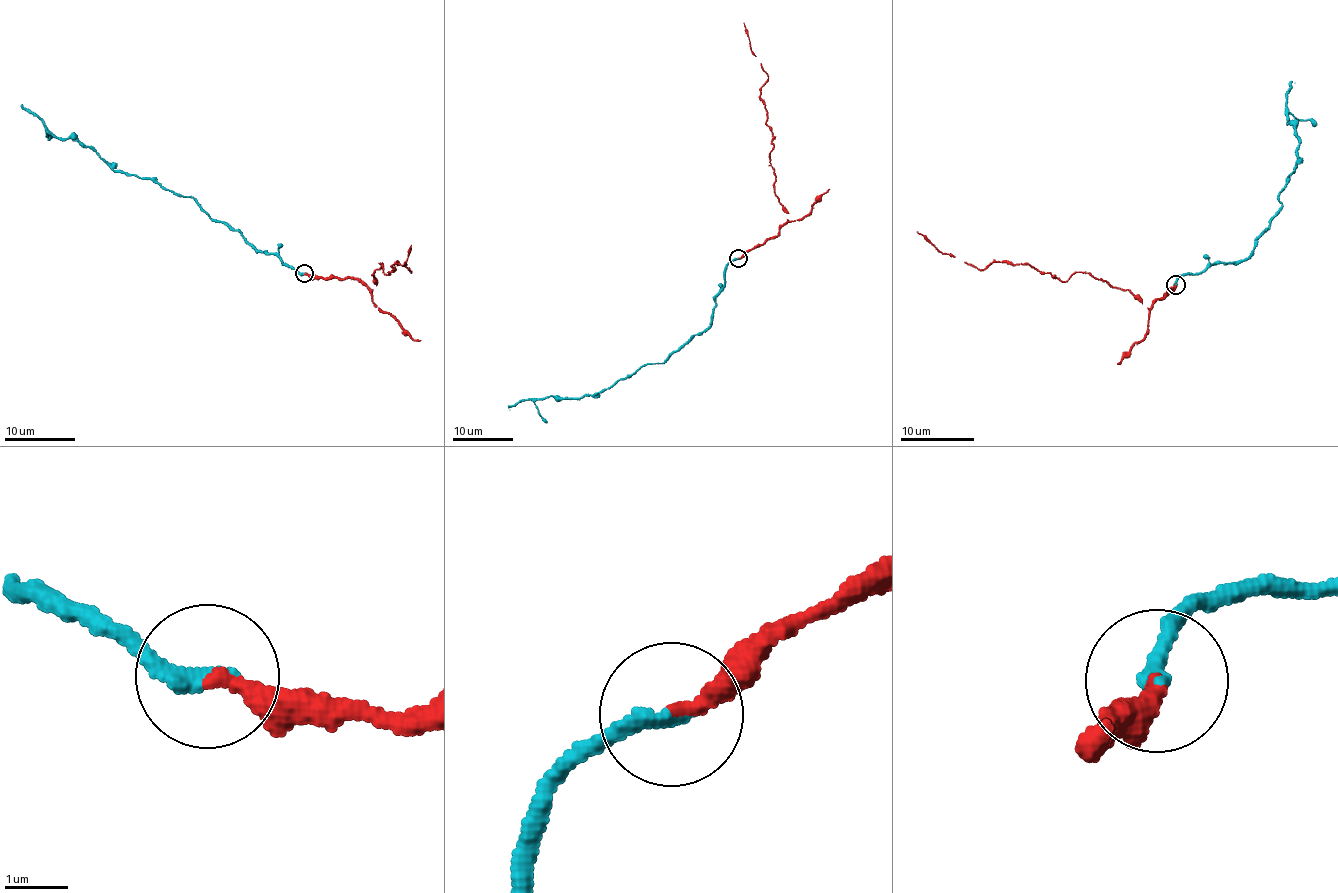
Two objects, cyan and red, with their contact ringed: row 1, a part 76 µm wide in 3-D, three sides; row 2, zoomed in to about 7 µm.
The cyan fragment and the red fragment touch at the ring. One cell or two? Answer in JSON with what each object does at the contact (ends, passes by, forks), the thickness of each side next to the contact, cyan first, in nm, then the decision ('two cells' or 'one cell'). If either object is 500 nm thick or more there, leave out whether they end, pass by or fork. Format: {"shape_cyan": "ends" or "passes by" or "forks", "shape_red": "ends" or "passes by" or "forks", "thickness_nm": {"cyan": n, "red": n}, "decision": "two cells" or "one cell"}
{"shape_cyan": "ends", "shape_red": "ends", "thickness_nm": {"cyan": 280, "red": 280}, "decision": "one cell"}

